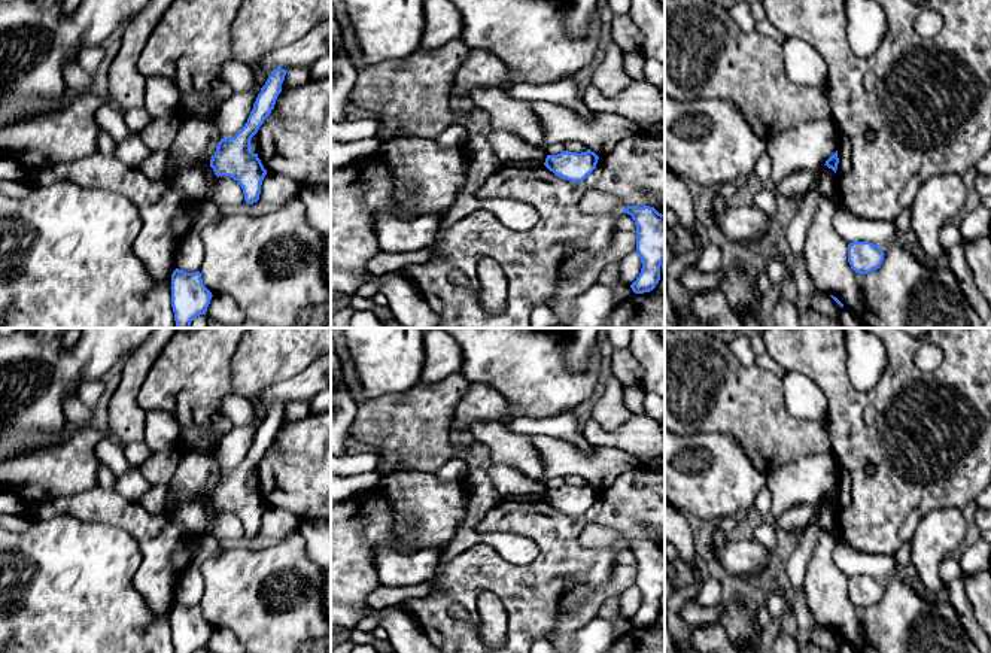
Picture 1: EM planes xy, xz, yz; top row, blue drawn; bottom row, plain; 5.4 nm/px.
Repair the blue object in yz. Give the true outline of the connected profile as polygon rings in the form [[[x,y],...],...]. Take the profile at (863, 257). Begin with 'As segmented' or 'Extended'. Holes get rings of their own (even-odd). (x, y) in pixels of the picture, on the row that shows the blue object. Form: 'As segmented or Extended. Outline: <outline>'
As segmented. Outline: [[[852,242],[848,245],[848,262],[855,273],[867,274],[881,267],[884,252],[870,242]]]

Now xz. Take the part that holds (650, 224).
As segmented. Outline: [[[627,206],[623,212],[635,221],[636,252],[642,262],[630,288],[635,294],[650,292],[660,280],[660,265],[665,261],[665,215],[650,206]]]

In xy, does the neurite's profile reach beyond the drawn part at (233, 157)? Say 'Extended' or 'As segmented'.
As segmented

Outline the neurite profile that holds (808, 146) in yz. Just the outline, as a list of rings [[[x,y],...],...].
[[[832,119],[814,121],[766,140],[773,183],[799,170],[817,170],[838,151],[838,130]]]

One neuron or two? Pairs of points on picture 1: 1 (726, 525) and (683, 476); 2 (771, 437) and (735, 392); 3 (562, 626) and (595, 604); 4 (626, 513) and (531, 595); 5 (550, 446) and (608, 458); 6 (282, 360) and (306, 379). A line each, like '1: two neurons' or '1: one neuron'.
1: two neurons
2: one neuron
3: one neuron
4: one neuron
5: one neuron
6: two neurons

